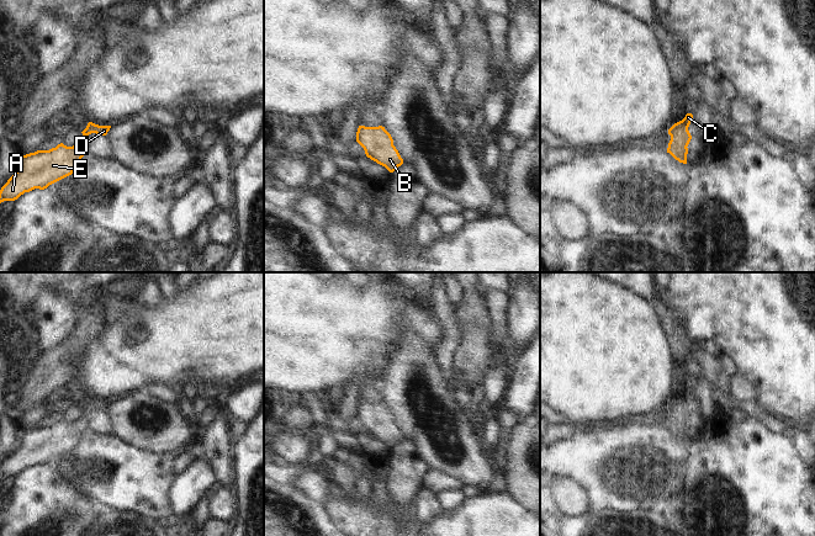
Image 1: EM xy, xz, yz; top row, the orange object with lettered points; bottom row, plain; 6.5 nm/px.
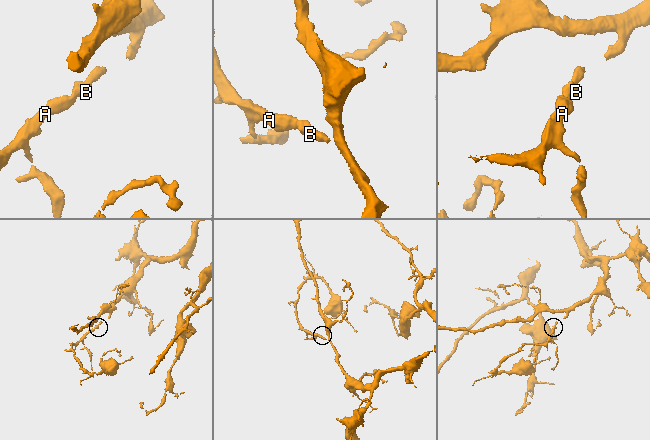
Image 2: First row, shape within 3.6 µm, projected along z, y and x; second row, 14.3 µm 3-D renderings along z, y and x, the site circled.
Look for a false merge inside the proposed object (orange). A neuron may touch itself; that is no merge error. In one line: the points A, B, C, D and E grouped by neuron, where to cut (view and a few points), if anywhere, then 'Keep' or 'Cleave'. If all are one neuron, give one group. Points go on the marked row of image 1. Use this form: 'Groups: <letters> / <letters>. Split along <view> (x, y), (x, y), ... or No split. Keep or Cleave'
Groups: A B C D E. No split. Keep.

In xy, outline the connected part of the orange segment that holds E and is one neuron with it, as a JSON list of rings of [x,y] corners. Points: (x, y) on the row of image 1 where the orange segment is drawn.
[[[89,122],[81,132],[79,144],[67,147],[63,143],[49,150],[37,150],[21,155],[16,173],[0,190],[0,203],[15,201],[25,192],[35,189],[44,190],[49,185],[69,176],[78,169],[81,158],[88,153],[85,137],[96,133],[106,136],[111,126]]]

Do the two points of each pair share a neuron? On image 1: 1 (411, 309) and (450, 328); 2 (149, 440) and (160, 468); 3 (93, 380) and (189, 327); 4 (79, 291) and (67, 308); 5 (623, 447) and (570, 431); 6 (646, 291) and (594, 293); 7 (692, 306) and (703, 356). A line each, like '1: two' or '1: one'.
1: two
2: two
3: one
4: two
5: two
6: two
7: two

